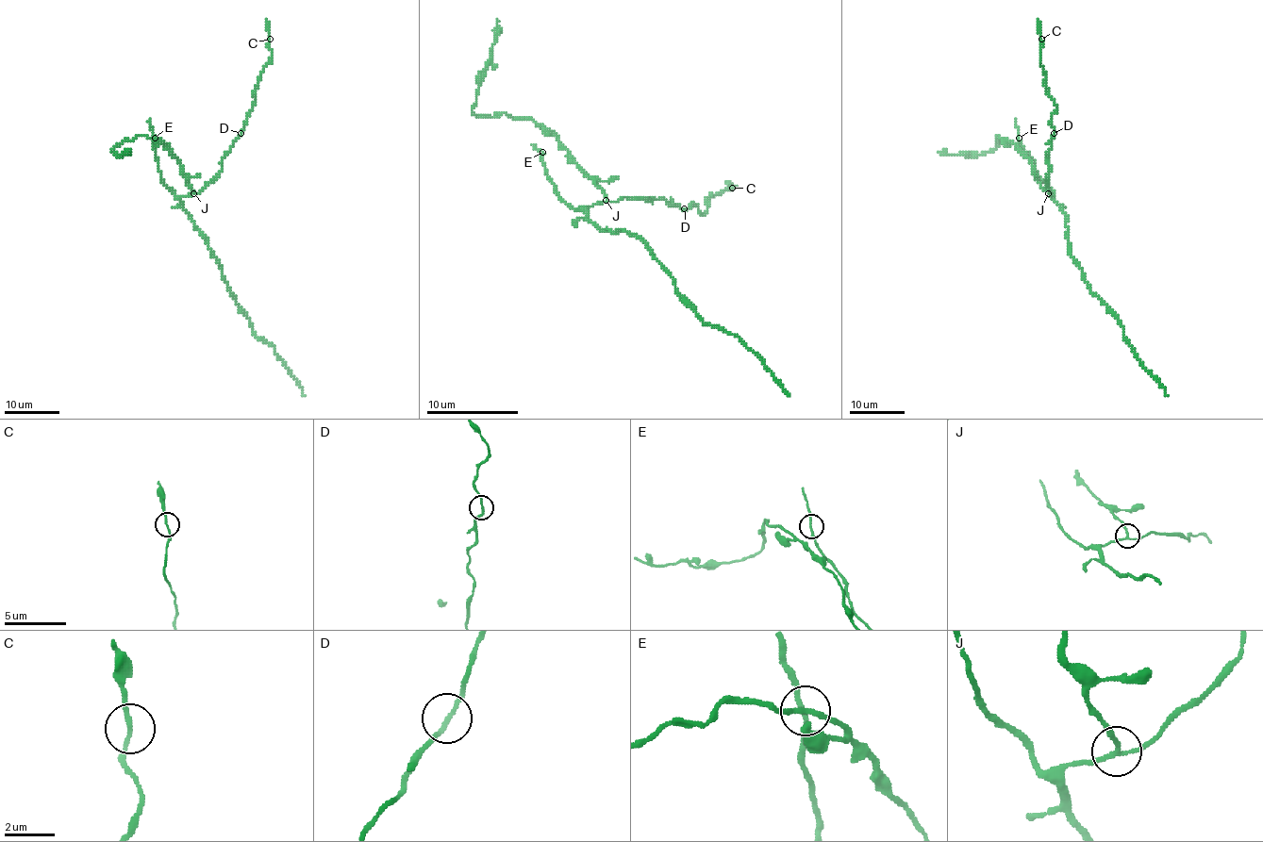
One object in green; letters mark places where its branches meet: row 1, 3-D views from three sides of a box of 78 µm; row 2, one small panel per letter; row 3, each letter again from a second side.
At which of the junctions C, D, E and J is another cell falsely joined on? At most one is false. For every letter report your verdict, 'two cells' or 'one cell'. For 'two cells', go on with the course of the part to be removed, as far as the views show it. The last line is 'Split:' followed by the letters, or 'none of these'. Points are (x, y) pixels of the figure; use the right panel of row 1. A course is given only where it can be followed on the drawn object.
C: one cell
D: one cell
E: one cell
J: two cells | (1048, 192), (1033, 171), (1033, 164), (1000, 136), (995, 140), (998, 145), (982, 154), (953, 156), (938, 151)
Split: J

